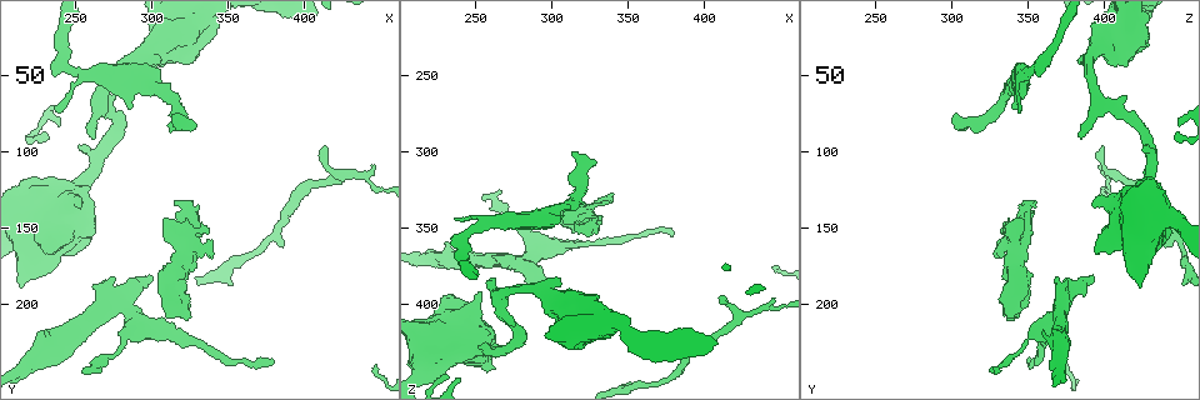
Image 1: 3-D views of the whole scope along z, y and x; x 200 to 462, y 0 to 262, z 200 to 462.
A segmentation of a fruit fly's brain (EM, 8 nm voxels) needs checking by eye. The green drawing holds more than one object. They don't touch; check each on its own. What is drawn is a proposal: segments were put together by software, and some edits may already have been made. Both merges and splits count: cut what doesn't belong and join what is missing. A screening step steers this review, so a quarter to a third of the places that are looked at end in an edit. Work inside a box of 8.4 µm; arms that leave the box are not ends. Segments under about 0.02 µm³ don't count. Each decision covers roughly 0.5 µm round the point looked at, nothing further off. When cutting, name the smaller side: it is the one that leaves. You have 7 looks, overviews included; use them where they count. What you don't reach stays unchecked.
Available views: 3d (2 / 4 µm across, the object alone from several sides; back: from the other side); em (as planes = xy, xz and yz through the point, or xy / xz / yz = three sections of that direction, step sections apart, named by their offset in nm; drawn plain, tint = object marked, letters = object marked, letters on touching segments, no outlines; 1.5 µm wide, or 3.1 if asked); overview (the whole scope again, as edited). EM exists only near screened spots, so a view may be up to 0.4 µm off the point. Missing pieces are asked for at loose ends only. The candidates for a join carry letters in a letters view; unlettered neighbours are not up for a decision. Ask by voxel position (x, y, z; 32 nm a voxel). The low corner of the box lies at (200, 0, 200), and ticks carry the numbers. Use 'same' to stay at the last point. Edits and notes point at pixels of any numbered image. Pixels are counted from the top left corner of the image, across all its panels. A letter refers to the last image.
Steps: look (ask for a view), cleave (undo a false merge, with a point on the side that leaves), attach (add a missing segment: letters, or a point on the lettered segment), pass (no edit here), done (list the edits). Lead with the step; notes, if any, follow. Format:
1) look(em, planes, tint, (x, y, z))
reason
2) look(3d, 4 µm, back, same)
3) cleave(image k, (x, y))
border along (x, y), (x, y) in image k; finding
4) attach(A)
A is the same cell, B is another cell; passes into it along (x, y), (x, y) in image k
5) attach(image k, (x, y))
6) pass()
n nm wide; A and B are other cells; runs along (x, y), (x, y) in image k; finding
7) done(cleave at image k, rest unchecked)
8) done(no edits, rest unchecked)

look(3d, 2 µm, (258, 48, 348))
calibre changes

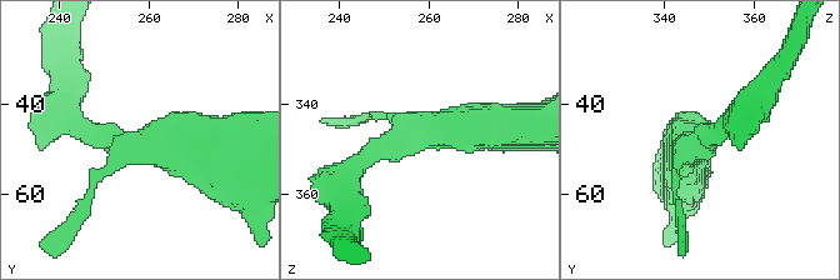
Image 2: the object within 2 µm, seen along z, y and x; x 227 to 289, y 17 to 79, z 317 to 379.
look(em, xz, step 8, letters, (260, 49, 346))

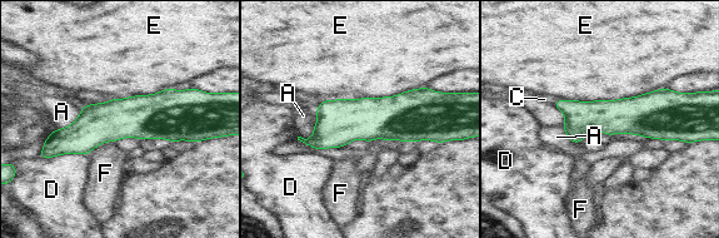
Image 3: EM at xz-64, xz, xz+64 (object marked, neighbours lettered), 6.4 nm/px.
pass()
A, C, D, E and F are other cells; border along (114, 142), (103, 142), (86, 154) in image 3; one neuron here

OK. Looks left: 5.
look(3d, 2 µm, (312, 82, 300))

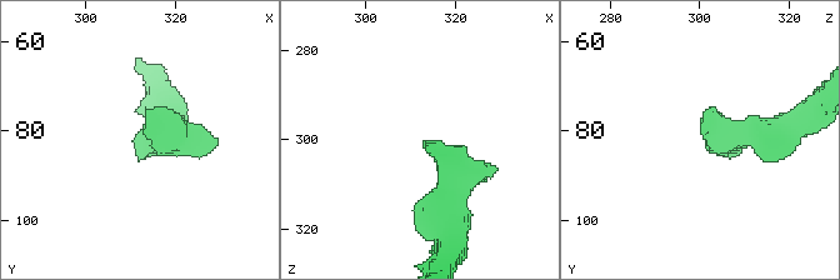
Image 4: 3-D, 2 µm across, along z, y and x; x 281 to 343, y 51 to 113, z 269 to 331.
look(em, planes, letters, (313, 81, 300))
shape alone is not enough

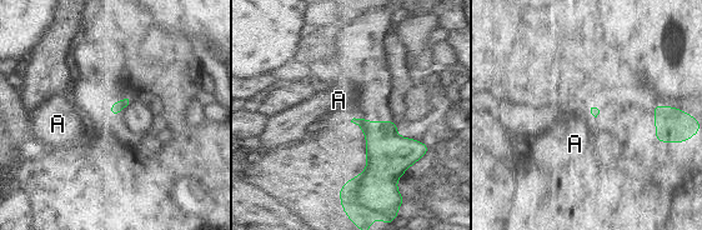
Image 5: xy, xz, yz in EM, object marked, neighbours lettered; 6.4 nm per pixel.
pass()
A is another cell; border along (109, 111), (113, 116) in image 5; no lettered segment goes on from it

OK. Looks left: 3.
look(3d, 4 µm, (274, 182, 368))

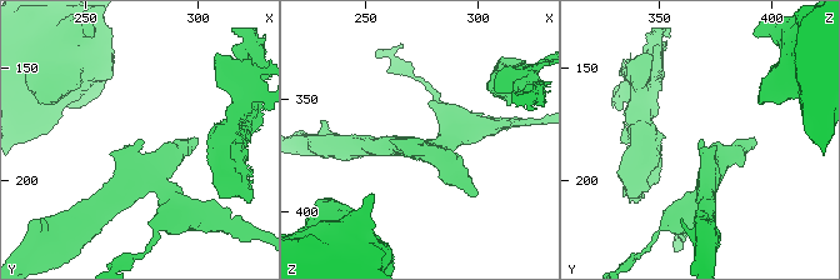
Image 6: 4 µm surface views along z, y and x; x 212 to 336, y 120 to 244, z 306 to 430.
look(em, planes, letters, (275, 182, 368))

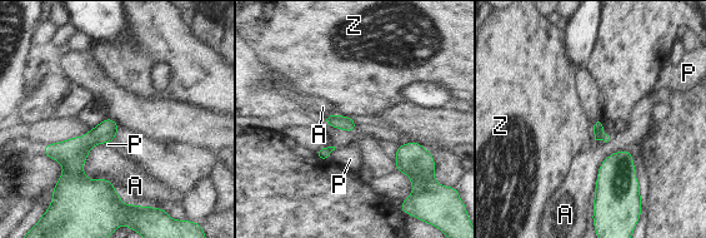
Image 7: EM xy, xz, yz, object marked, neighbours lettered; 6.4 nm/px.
pass()
A touches over 420 nm; A, P and Z are other cells; runs along (46, 149), (89, 187), (115, 196) in image 7; none of them fits

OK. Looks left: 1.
done(no edits, rest unchecked)

